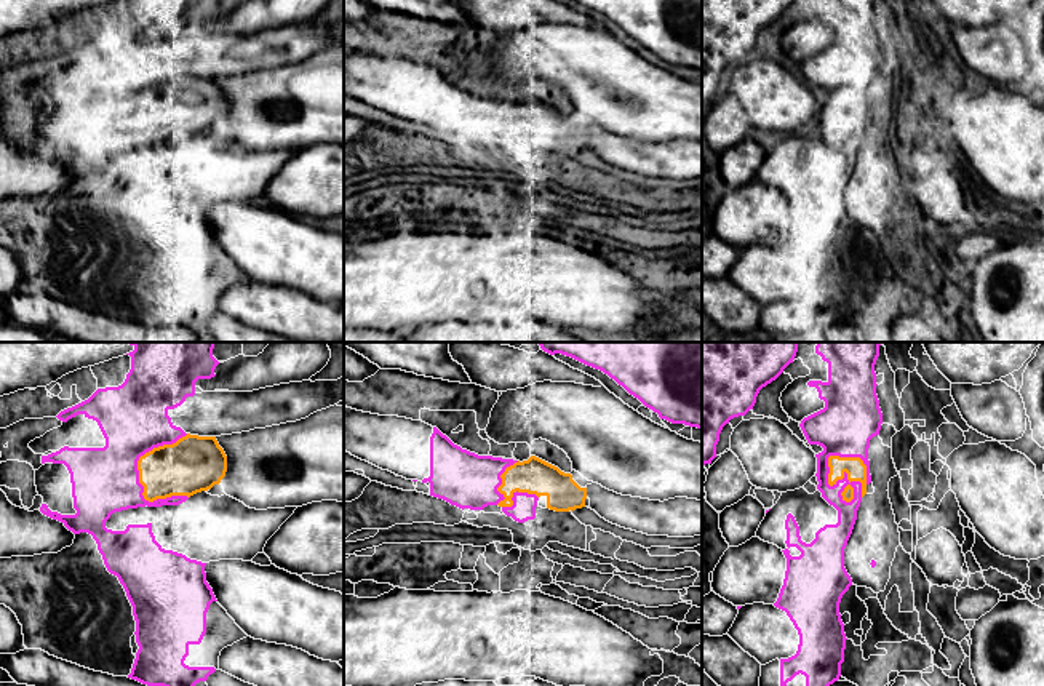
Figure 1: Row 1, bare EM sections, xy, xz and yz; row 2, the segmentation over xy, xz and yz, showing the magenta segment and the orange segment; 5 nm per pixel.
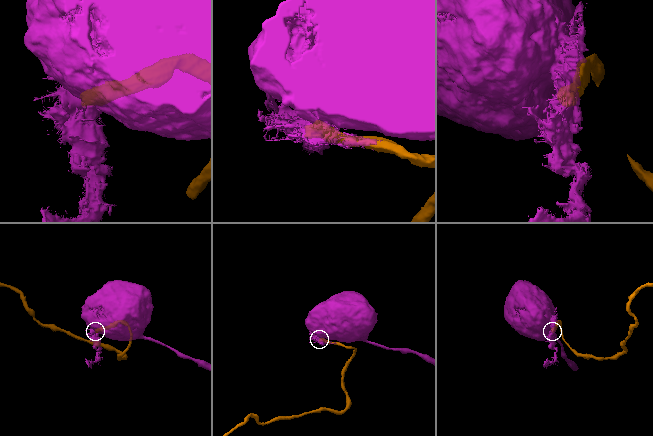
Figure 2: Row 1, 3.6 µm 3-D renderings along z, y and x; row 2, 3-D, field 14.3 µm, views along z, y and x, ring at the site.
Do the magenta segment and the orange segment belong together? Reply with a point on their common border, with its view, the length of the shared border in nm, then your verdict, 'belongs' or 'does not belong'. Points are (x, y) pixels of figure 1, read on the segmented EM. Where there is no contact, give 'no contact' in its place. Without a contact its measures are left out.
contact yz (836, 482); length 280 nm; does not belong

